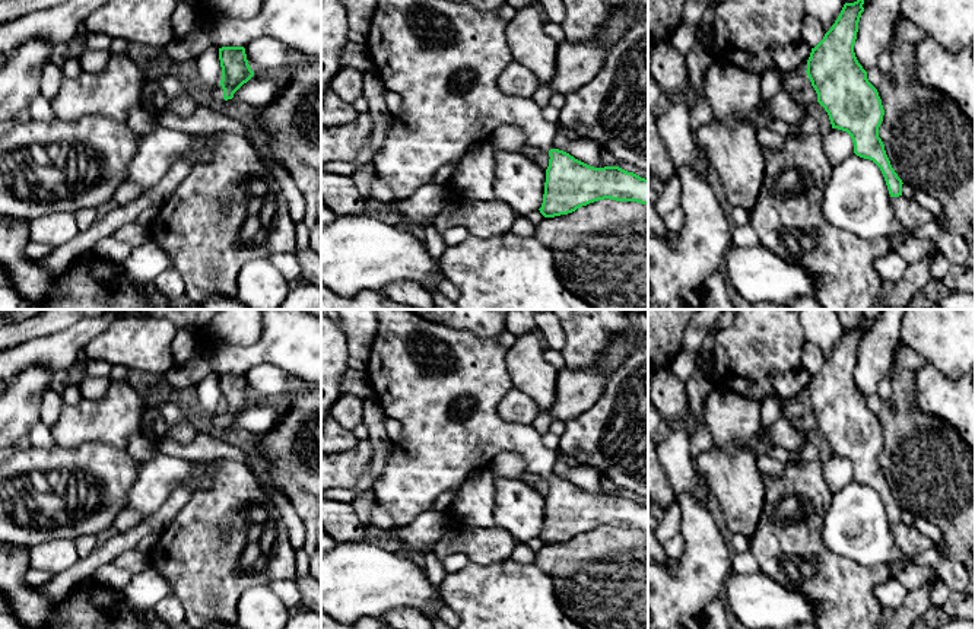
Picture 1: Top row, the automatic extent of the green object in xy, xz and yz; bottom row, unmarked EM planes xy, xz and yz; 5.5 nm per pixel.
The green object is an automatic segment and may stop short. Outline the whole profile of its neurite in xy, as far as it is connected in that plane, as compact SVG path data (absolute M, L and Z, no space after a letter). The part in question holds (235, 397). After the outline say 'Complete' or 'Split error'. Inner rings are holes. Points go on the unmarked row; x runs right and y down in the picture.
M244 374L219 375L219 387L222 394L222 407L213 413L212 423L216 428L228 428L234 420L247 410L254 398L251 397Z. Split error

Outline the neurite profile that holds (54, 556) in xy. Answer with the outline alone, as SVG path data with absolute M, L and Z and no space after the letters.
M54 539L29 549L31 568L58 575L80 557L72 539Z

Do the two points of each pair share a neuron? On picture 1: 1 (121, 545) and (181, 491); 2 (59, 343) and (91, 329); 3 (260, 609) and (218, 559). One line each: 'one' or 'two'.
1: one
2: one
3: two

